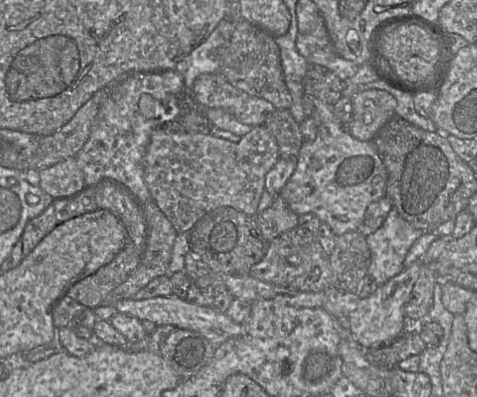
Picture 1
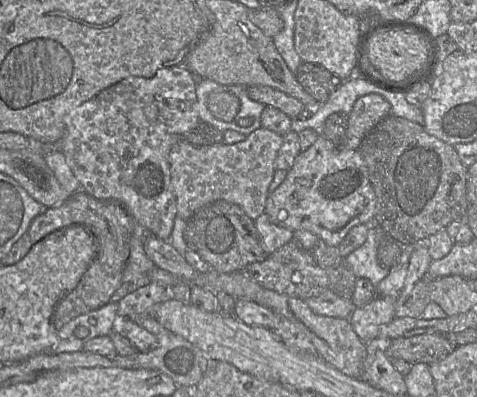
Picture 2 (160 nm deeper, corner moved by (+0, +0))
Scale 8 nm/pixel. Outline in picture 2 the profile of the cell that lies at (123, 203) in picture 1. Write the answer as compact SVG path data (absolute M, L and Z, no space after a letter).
M79 190L72 194L62 204L52 208L44 208L44 211L36 216L31 222L27 234L29 235L32 243L35 244L52 232L71 225L84 226L91 232L96 243L97 254L78 283L76 292L89 309L94 310L109 303L114 292L120 287L124 267L130 254L130 238L132 236L135 223L136 222L132 216L121 203L116 201L100 200L82 190Z

